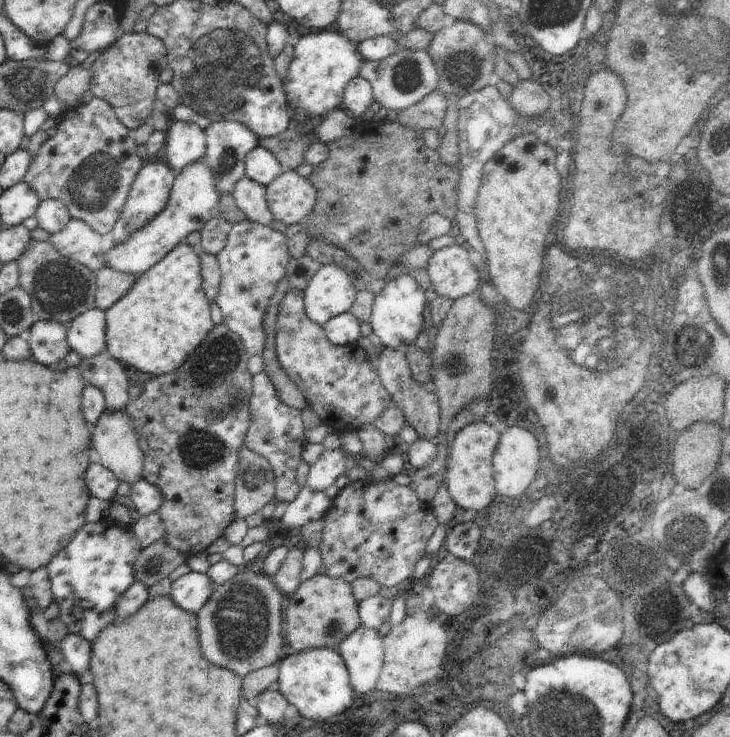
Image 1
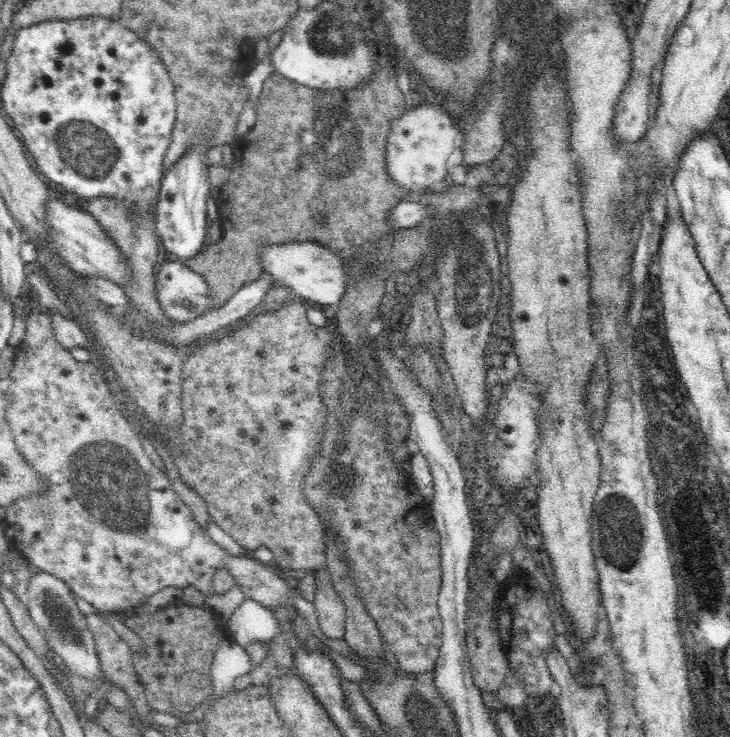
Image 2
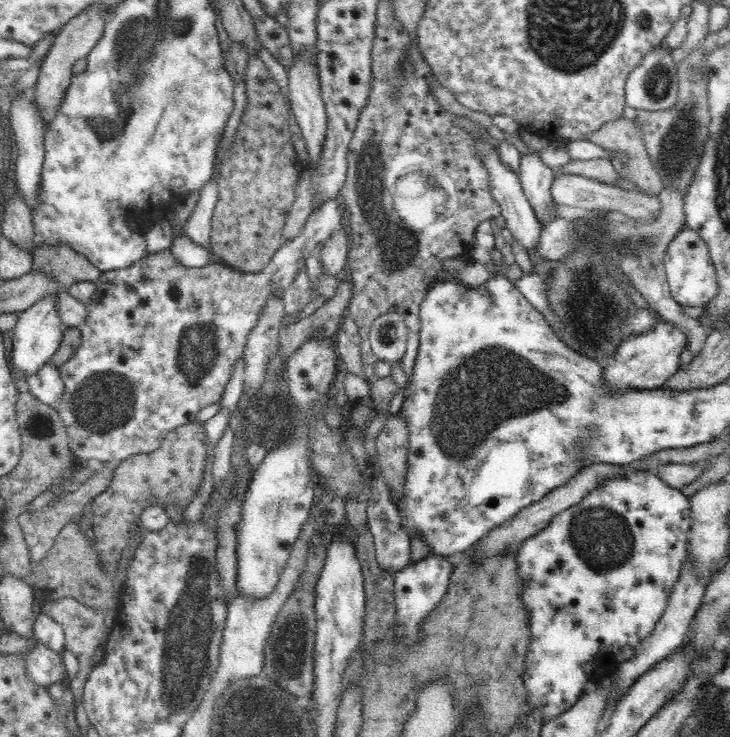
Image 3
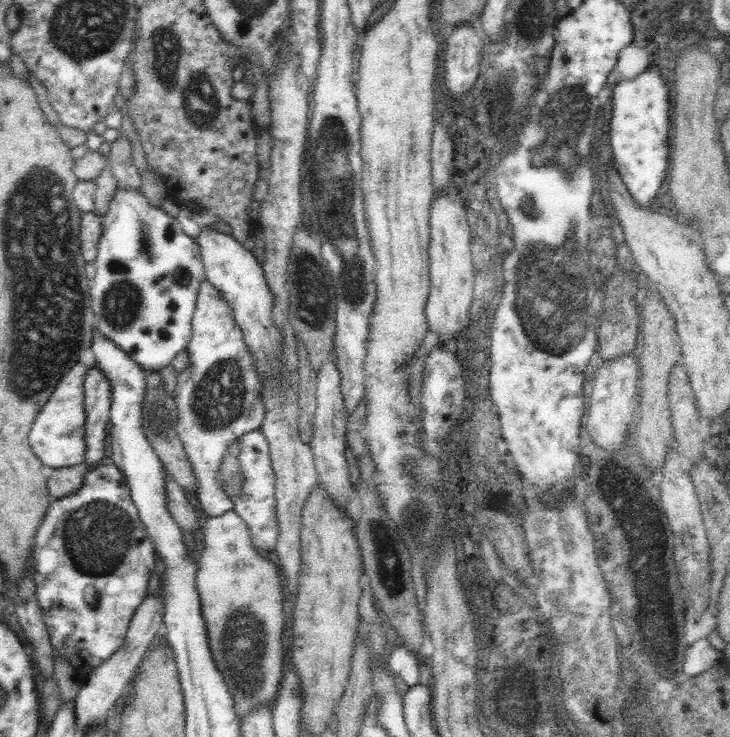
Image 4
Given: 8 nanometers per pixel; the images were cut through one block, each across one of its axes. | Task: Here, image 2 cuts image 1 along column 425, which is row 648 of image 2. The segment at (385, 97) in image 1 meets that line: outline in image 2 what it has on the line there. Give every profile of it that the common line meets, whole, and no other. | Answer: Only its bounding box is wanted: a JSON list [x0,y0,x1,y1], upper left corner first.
[23,571,102,680]

